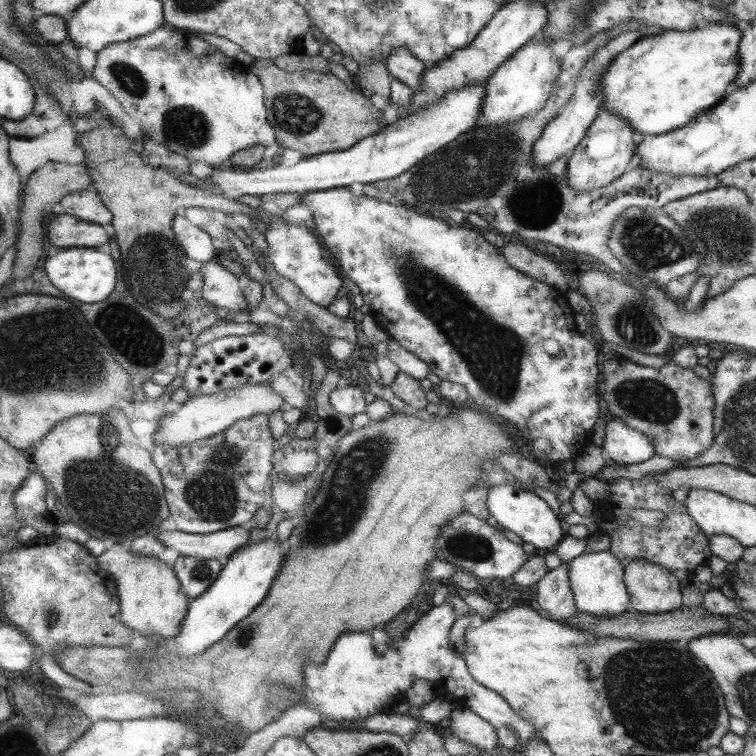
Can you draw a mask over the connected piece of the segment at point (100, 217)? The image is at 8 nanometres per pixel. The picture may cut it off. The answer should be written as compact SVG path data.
M89 189L78 191L78 194L64 195L57 210L99 225L112 223L110 209L102 204L98 194L92 194L92 190Z

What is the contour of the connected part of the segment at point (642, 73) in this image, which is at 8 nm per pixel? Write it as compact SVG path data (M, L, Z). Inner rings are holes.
M714 21L706 25L703 29L690 29L688 31L668 29L660 35L642 37L628 49L618 53L618 55L614 57L614 60L610 62L610 66L606 68L606 72L602 74L602 78L600 78L600 89L602 89L602 104L600 104L600 109L606 109L606 111L618 115L620 119L624 119L628 125L634 127L634 132L636 132L638 137L664 135L685 127L692 119L696 118L696 115L705 114L710 111L712 107L718 106L718 104L722 102L723 96L727 94L729 88L734 84L736 76L739 75L739 44L742 38L743 33L740 32L740 23L738 21L737 25L727 21Z

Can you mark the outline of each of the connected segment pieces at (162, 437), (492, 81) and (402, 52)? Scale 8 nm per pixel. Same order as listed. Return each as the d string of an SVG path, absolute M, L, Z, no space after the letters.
M271 381L263 384L244 384L242 387L220 391L209 396L191 397L175 412L160 418L159 429L153 436L153 442L168 445L170 448L188 445L197 440L213 437L230 428L236 421L250 419L257 415L271 415L273 412L287 409L283 394L280 396L272 389Z
M540 31L535 38L529 40L511 59L503 63L486 81L487 94L483 100L480 119L476 120L474 129L478 127L500 127L504 123L512 123L523 119L528 114L542 111L547 106L553 84L560 76L560 60L552 51L550 41L544 39Z
M394 48L384 64L393 78L404 82L413 91L422 88L422 76L428 65L418 60L408 48Z

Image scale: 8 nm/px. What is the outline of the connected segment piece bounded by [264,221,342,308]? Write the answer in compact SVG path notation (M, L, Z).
M286 221L284 224L268 222L264 235L268 243L268 260L280 276L294 282L306 298L320 307L327 308L336 300L336 294L342 286L342 278L338 270L324 258L324 250L310 230L306 230L302 225L292 226Z

